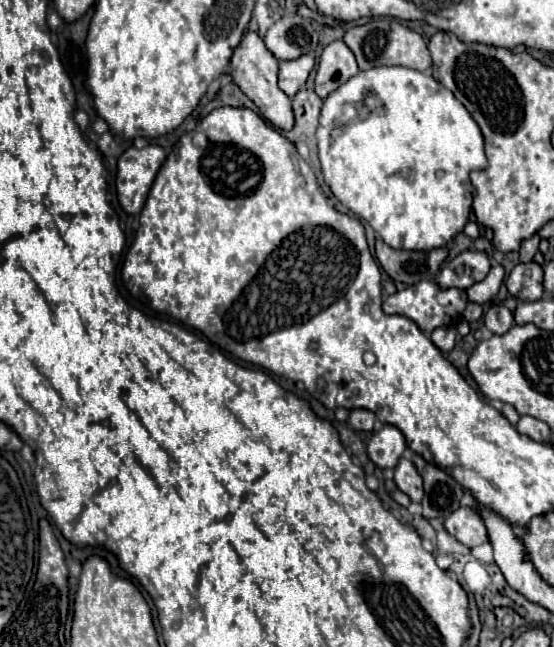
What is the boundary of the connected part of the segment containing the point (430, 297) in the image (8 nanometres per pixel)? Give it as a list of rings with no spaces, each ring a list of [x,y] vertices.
[[[425,280],[425,282],[415,284],[415,300],[413,300],[413,288],[405,288],[401,292],[395,292],[395,294],[387,296],[385,302],[383,302],[383,312],[385,314],[401,314],[401,316],[407,316],[425,334],[431,334],[435,328],[455,324],[459,320],[459,316],[463,314],[465,306],[467,306],[467,294],[465,294],[465,290],[457,290],[457,288],[441,290],[435,282]]]

